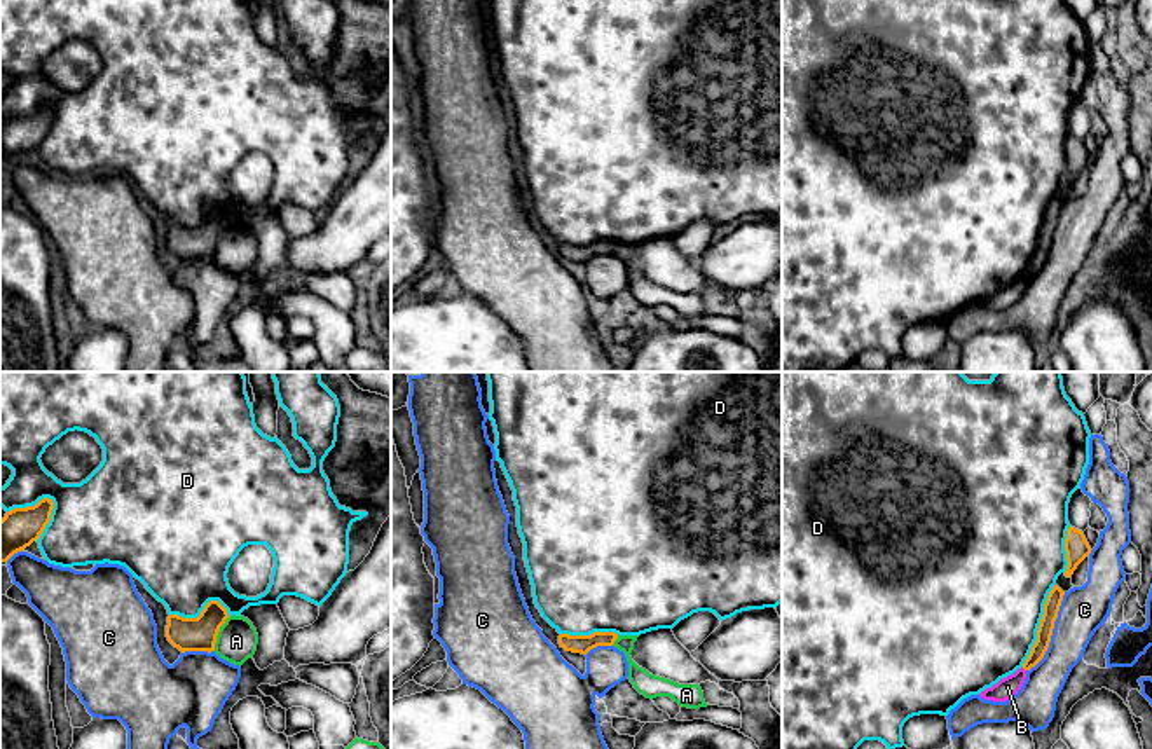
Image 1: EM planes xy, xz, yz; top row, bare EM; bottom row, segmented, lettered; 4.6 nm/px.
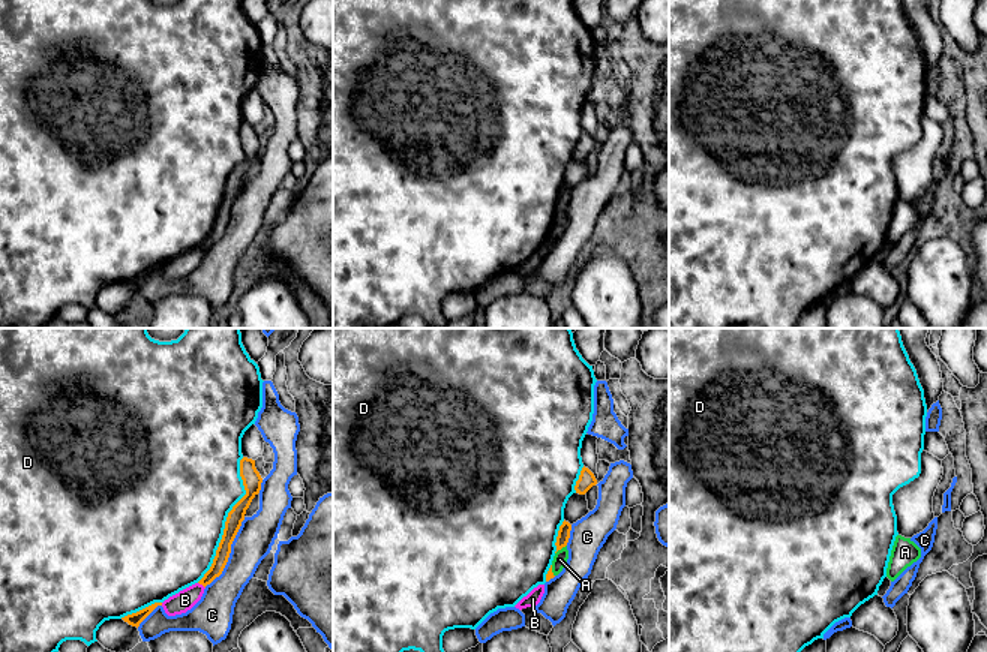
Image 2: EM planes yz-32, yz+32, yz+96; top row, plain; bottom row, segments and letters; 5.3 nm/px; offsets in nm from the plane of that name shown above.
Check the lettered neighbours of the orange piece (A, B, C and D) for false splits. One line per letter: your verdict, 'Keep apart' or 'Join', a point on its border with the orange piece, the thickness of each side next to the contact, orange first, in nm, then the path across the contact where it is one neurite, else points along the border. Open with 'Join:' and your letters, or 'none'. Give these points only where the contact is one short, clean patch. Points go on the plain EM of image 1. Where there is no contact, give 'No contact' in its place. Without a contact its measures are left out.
Join: none
A: Keep apart. Touches orange at xy (217, 243). Thickness 160 nm (orange) against 190 nm. Boundary: xy (229, 226), (219, 240), (213, 259)
B: Keep apart. No contact
C: Keep apart. Touches orange at yz (1051, 241). Thickness 70 nm (orange) against 220 nm
D: Keep apart. Touches orange at xy (30, 116). Thickness 180 nm (orange) against 300 nm

